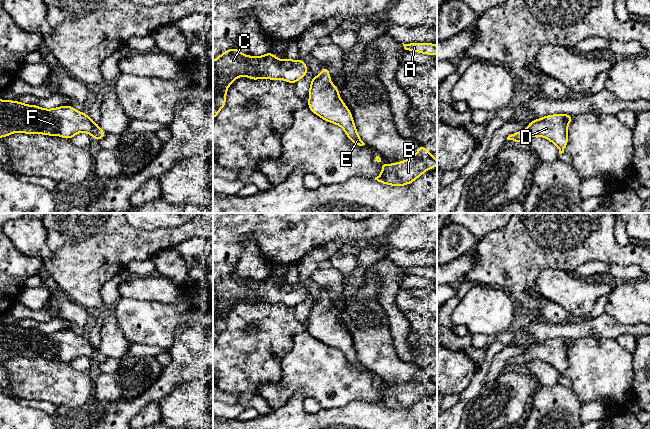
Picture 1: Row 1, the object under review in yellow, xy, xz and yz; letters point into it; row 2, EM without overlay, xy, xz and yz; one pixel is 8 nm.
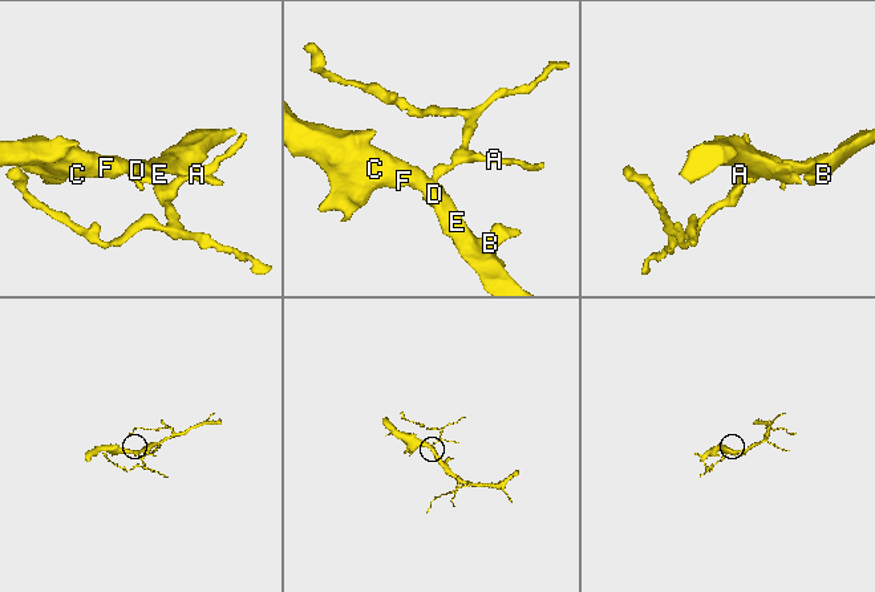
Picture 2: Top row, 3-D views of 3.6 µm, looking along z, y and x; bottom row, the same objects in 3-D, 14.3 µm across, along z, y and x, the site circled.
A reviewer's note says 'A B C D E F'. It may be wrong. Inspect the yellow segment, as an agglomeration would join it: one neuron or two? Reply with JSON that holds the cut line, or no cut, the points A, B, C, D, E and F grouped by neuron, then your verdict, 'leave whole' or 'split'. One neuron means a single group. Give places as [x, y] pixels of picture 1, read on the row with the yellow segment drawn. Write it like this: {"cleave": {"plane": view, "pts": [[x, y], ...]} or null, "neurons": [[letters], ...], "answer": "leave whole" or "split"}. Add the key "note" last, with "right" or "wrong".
{"cleave": null, "neurons": [["A", "B", "C", "D", "E", "F"]], "answer": "leave whole", "note": "right"}

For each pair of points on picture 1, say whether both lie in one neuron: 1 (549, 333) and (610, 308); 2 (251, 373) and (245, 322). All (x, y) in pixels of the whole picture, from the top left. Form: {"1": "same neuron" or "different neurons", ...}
{"1": "different neurons", "2": "same neuron"}

